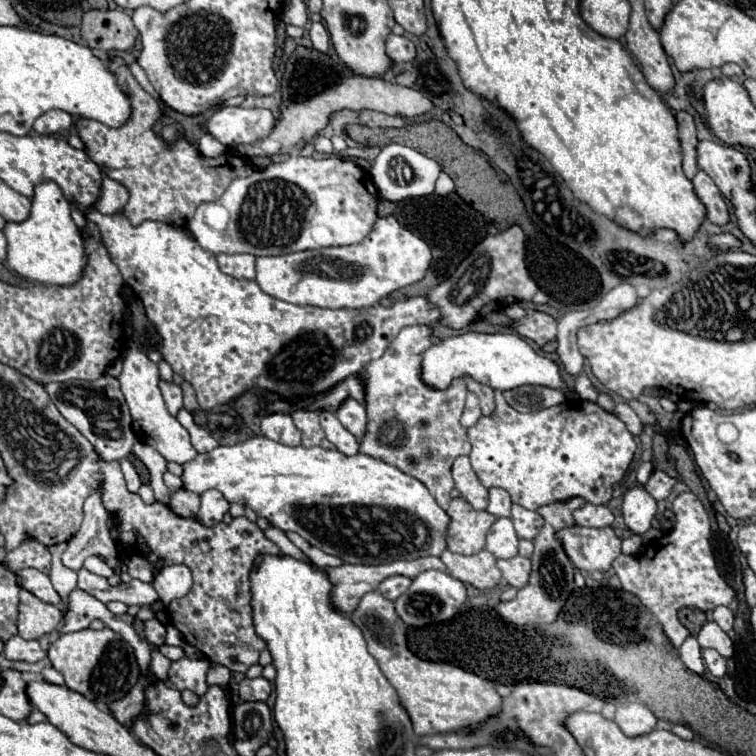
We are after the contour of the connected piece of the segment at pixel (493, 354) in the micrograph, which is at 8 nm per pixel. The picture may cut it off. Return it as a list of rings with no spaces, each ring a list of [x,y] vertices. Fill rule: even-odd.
[[[462,333],[454,337],[442,339],[438,345],[428,347],[422,355],[422,373],[420,379],[424,379],[424,385],[436,387],[440,391],[448,389],[452,379],[462,379],[470,377],[482,385],[488,385],[498,391],[514,389],[520,385],[544,385],[552,389],[566,391],[558,365],[542,355],[538,355],[520,335],[516,333],[494,333],[494,335],[484,335],[484,333]]]

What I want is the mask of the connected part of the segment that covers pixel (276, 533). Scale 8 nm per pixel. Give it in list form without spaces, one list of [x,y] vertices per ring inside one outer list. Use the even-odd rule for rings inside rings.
[[[274,529],[274,531],[264,531],[264,535],[270,539],[270,541],[274,541],[278,547],[280,547],[280,551],[284,553],[284,555],[290,555],[290,557],[294,557],[294,559],[300,559],[300,561],[304,561],[304,563],[308,563],[308,565],[312,565],[314,569],[318,569],[280,529]]]

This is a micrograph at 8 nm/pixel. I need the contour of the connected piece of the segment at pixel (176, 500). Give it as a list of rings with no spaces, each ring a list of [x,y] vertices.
[[[178,489],[178,491],[172,493],[170,507],[182,517],[194,517],[198,513],[198,507],[200,507],[200,497],[192,491]]]

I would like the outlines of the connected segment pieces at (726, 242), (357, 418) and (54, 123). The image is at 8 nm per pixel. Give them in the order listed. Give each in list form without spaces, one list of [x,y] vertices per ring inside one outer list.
[[[722,233],[722,235],[714,235],[710,237],[710,245],[712,247],[718,247],[718,249],[738,249],[740,247],[740,241],[728,233]]]
[[[346,399],[342,403],[342,407],[336,411],[336,417],[340,419],[340,423],[358,439],[362,439],[366,435],[366,425],[368,425],[368,417],[364,411],[364,405],[354,401],[354,399]]]
[[[46,111],[34,123],[34,131],[42,135],[62,133],[70,127],[72,127],[72,115],[68,115],[66,111]]]

